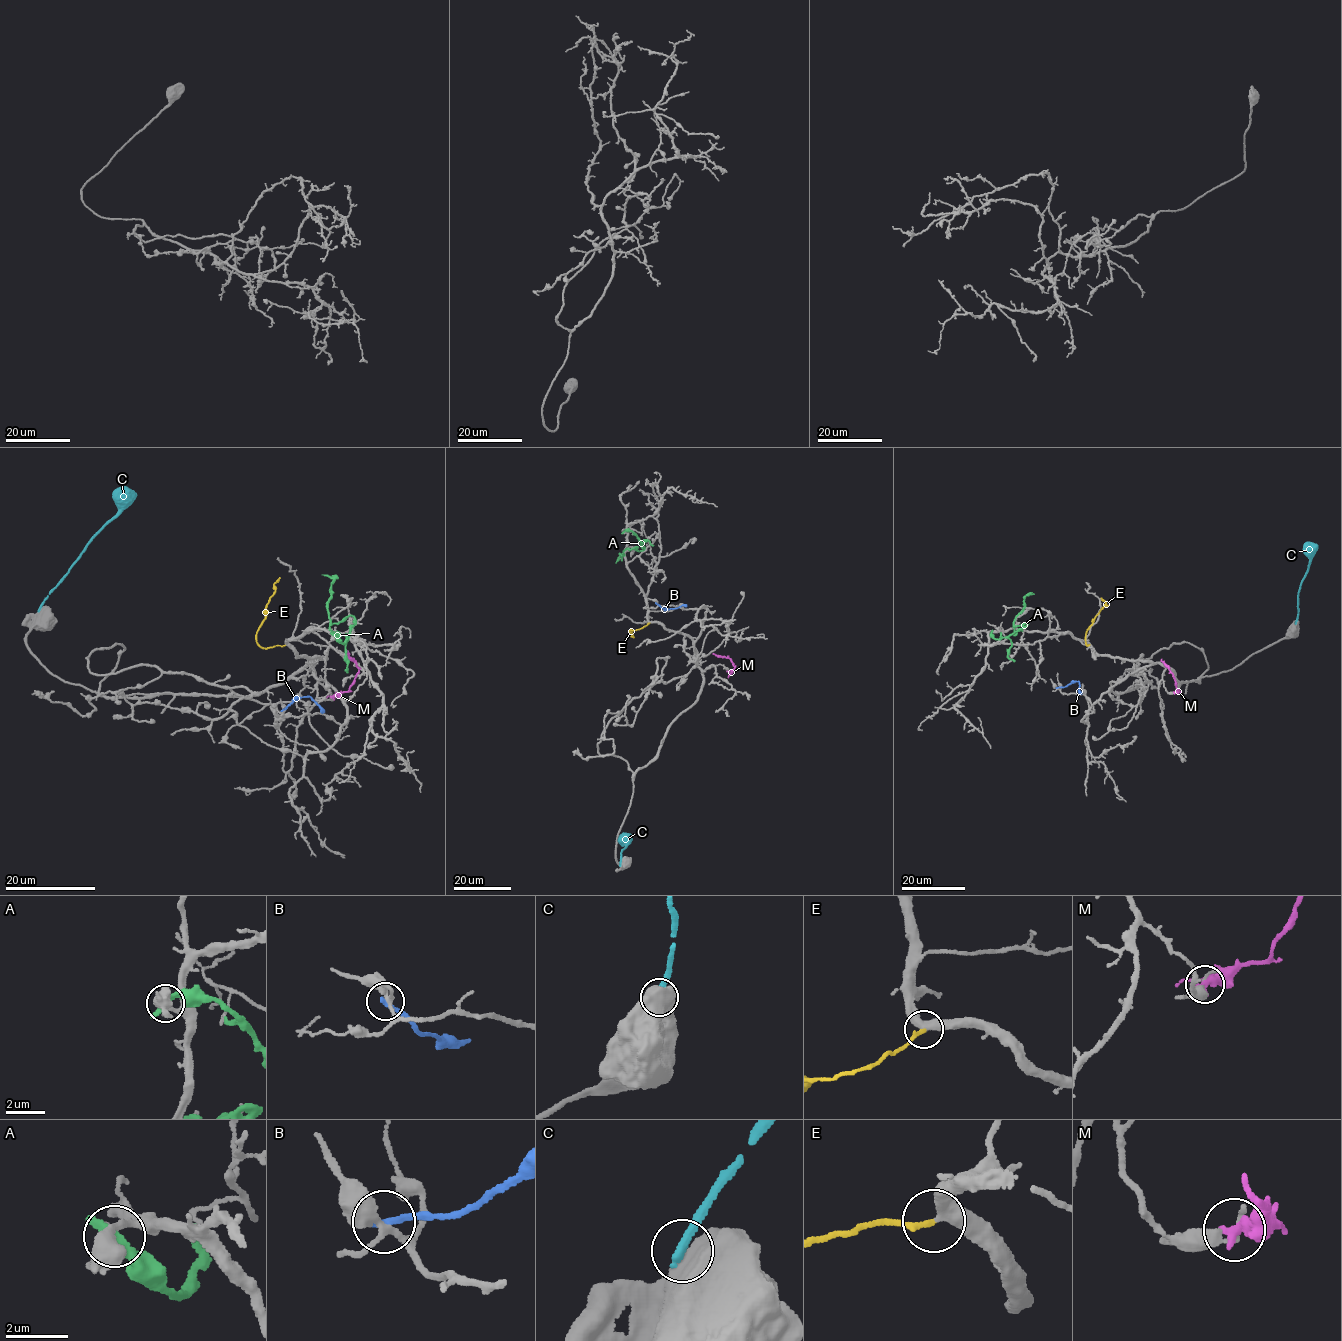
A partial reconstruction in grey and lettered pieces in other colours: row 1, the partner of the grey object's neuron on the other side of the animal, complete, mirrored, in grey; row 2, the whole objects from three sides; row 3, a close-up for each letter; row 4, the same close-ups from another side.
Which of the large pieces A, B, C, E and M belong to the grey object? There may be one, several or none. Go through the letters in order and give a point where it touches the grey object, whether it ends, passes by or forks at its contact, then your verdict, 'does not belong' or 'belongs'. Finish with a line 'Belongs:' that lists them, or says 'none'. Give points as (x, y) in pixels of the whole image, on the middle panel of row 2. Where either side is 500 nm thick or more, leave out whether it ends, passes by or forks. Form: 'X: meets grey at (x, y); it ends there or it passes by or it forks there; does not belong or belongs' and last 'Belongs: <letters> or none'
A: meets grey at (624, 531); it ends there; does not belong
B: meets grey at (656, 603); it ends there; does not belong
C: meets grey at (620, 865); does not belong
E: meets grey at (649, 622); it ends there; belongs
M: meets grey at (729, 671); it ends there; does not belong
Belongs: E

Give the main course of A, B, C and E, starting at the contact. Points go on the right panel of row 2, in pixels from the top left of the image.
A: (991, 632), (1000, 639), (1027, 625), (1014, 625), (1015, 618), (1022, 610), (1023, 598), (1032, 592)
B: (1057, 687), (1079, 682), (1080, 694)
C: (1296, 622), (1298, 593), (1312, 558), (1307, 542)
E: (1089, 645), (1086, 645), (1085, 633), (1106, 603), (1101, 598)

